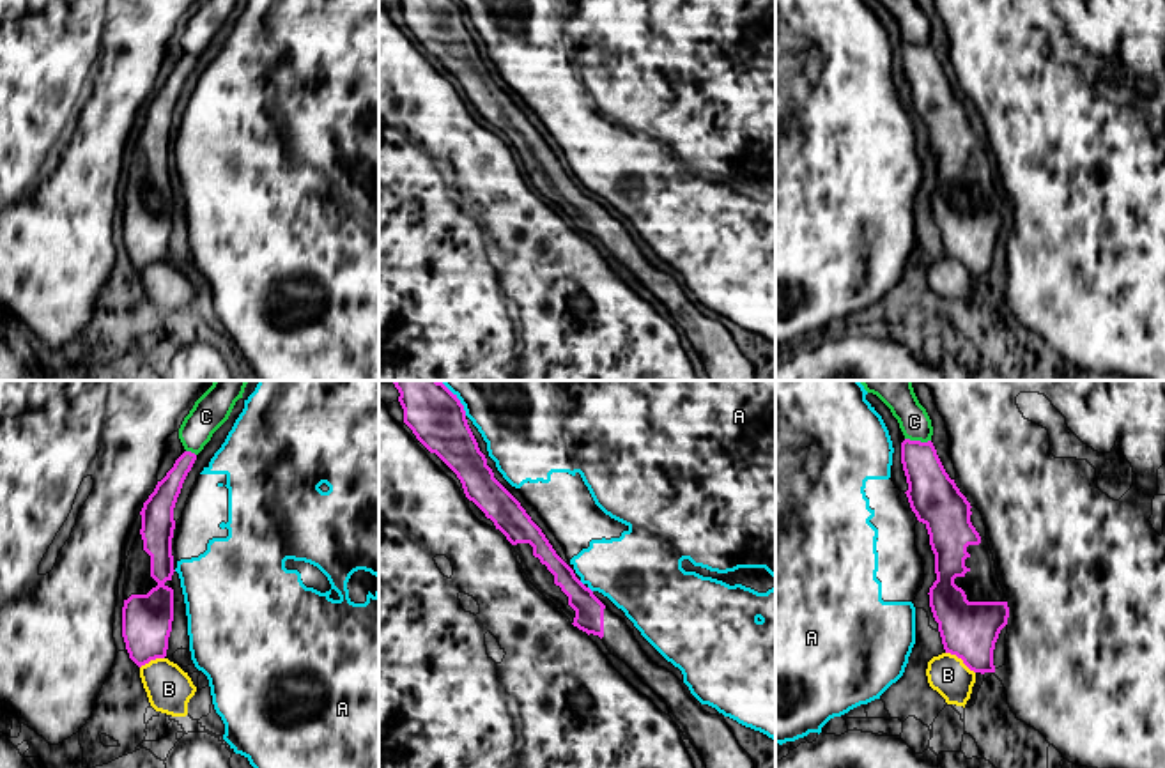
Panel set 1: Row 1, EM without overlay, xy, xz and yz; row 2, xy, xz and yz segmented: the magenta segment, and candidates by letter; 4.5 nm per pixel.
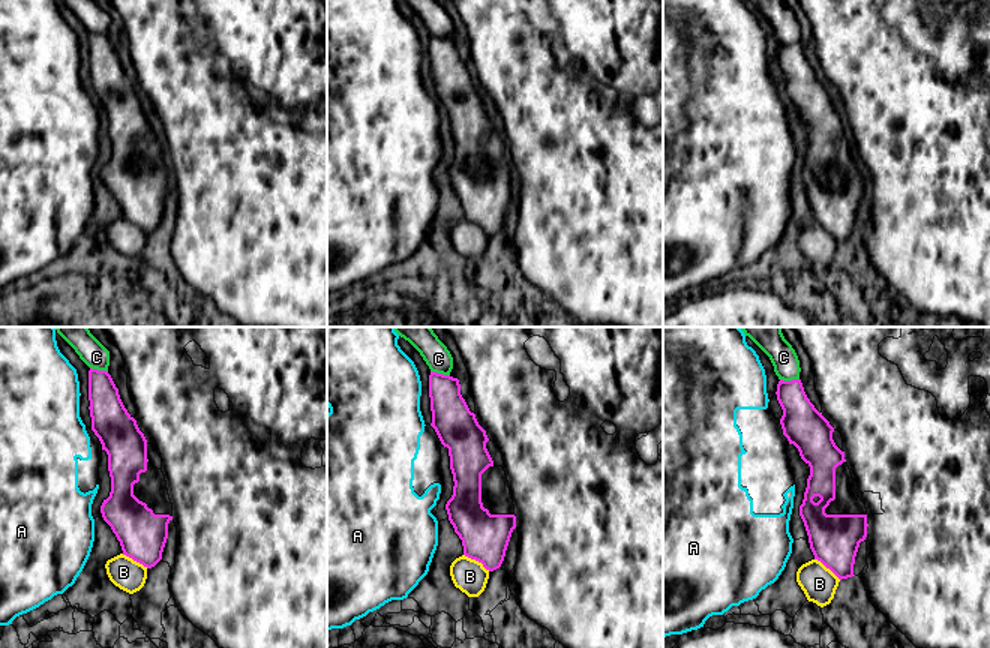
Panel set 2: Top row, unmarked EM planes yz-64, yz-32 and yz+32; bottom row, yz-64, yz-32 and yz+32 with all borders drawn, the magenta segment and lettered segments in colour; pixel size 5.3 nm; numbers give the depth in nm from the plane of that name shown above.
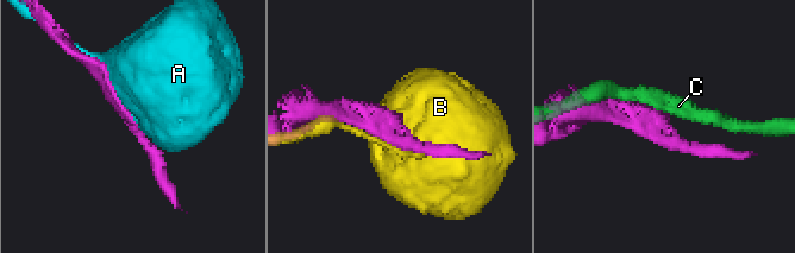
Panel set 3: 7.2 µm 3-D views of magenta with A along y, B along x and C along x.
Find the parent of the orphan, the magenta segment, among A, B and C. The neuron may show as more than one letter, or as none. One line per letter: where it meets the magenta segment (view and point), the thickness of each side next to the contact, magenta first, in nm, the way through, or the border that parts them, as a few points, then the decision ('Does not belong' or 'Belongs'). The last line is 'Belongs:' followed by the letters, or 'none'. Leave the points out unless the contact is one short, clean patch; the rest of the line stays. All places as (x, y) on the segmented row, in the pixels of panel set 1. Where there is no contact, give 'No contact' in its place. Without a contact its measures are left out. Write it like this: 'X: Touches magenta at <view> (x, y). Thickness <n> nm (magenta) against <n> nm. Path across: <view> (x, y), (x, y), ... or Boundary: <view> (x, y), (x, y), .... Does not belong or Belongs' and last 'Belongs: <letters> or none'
A: Touches magenta at xz (457, 399). Thickness 260 nm (magenta) against 480 nm. Does not belong
B: Touches magenta at yz (960, 657). Thickness 260 nm (magenta) against 180 nm. Does not belong
C: Touches magenta at yz (918, 441). Thickness 220 nm (magenta) against 150 nm. Does not belong
Belongs: none

